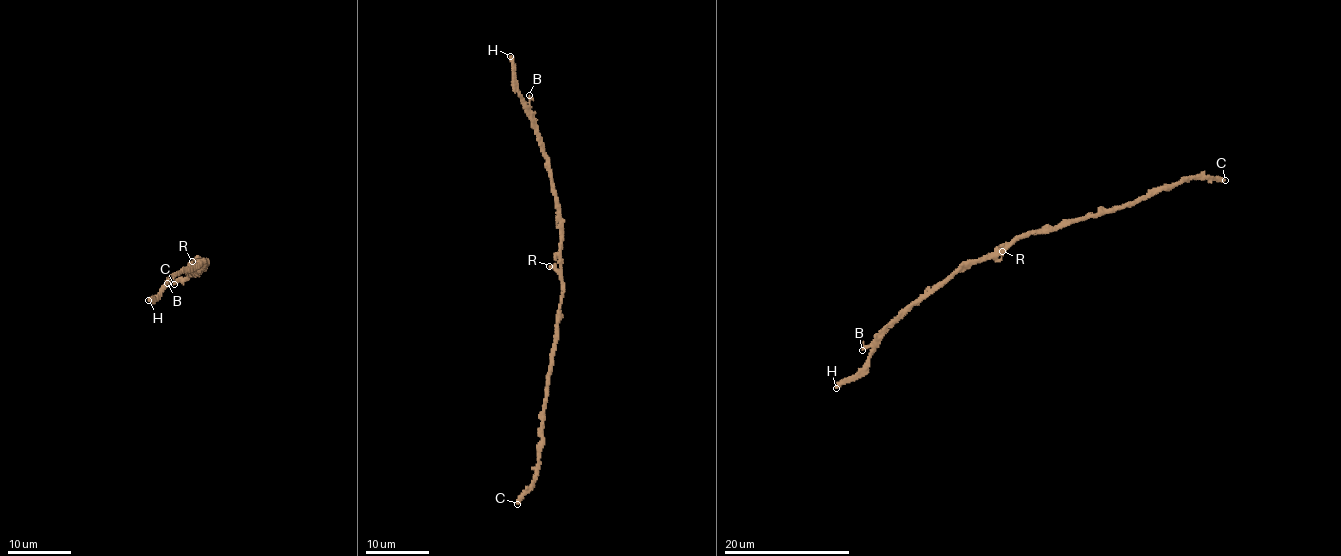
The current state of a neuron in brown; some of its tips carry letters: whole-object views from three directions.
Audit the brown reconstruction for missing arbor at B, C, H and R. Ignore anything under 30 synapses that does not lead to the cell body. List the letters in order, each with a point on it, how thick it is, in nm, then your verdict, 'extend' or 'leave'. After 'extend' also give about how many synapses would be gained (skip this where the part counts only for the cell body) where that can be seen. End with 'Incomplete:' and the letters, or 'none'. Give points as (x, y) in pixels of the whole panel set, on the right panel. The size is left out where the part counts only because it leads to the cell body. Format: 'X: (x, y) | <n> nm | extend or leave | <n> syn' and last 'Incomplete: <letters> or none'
B: (862, 350) | 140 nm | leave
C: (1225, 180) | 360 nm | leave
H: (836, 388) | 360 nm | extend | 130 syn
R: (1002, 251) | 280 nm | leave
Incomplete: H

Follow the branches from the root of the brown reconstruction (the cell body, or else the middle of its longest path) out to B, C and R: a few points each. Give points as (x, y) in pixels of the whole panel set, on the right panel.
B: (1015, 240), (1001, 253), (990, 254), (968, 265), (960, 266), (906, 306), (862, 350)
C: (1015, 240), (1024, 234), (1056, 230), (1076, 221), (1134, 205), (1185, 180), (1204, 177), (1225, 180)
R: (1015, 240), (1006, 244), (1002, 251)

